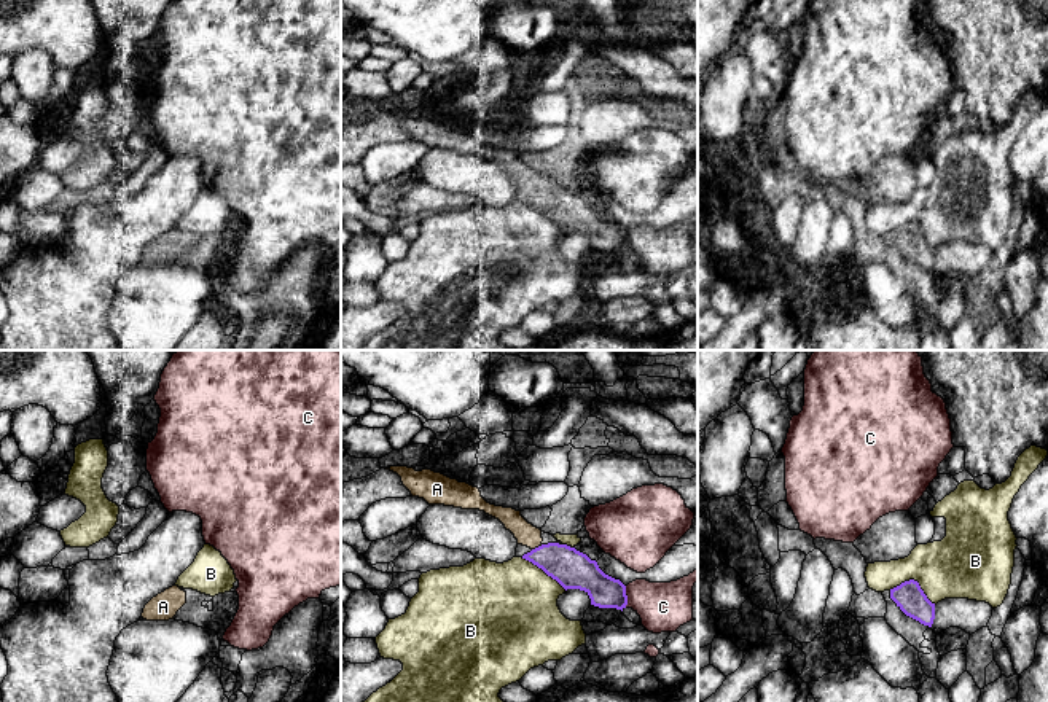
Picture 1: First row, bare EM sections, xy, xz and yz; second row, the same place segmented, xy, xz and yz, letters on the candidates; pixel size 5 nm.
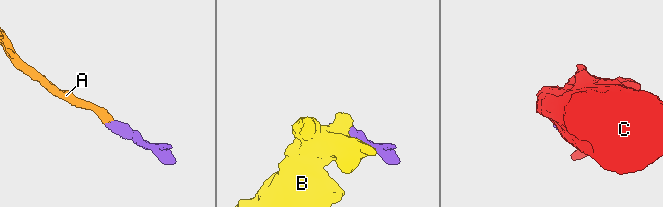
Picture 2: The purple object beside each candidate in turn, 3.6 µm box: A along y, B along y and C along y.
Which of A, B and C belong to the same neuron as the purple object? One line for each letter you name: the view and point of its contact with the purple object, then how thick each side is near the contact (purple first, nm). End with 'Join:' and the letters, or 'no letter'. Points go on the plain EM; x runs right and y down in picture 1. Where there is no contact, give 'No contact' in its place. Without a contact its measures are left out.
A: Touches purple at xz (539, 190). Thickness 190 nm (purple) against 110 nm
Join: A

